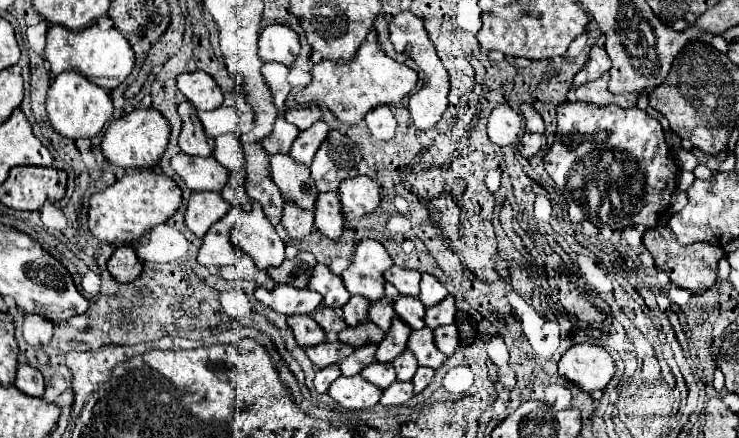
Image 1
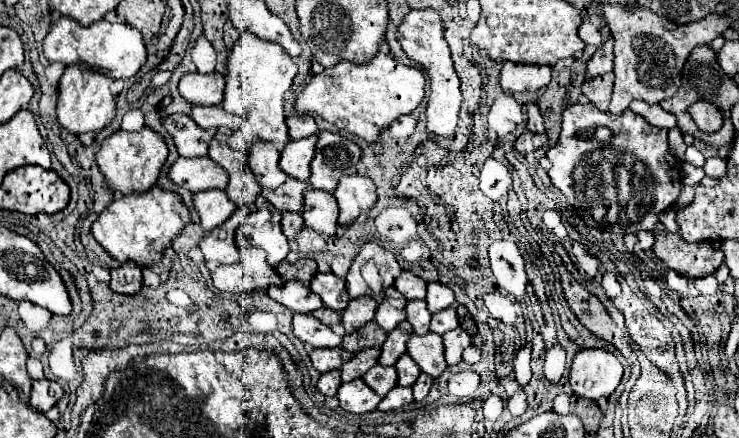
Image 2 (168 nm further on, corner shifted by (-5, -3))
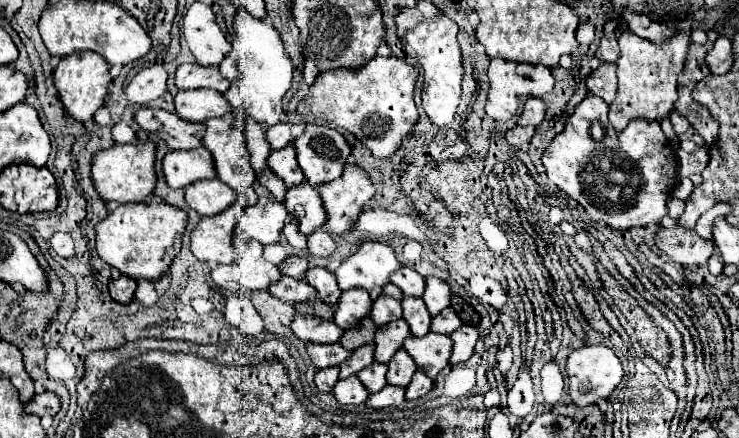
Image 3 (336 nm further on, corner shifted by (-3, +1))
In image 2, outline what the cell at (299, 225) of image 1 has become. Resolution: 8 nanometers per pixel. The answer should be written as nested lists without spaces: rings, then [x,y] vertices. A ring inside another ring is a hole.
[[[301,228],[301,232],[297,234],[295,242],[297,242],[299,250],[305,252],[305,254],[325,250],[325,240],[323,240],[317,232],[313,232],[313,230],[309,230],[309,228]]]

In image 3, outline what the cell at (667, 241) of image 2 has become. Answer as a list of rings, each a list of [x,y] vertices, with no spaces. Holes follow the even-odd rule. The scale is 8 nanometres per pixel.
[[[683,226],[675,228],[659,228],[655,234],[655,244],[663,250],[673,262],[683,266],[699,266],[707,264],[713,254],[713,242],[701,238],[695,230],[687,230]]]

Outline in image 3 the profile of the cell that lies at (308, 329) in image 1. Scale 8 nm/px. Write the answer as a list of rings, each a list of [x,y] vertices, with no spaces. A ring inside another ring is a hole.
[[[295,316],[291,330],[299,340],[317,344],[335,344],[343,334],[343,330],[335,322],[321,320],[315,316]]]

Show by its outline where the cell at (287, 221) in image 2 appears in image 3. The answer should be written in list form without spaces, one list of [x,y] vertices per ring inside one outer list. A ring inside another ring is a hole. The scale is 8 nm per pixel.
[[[289,220],[283,228],[283,234],[287,236],[287,242],[297,248],[297,250],[305,250],[307,248],[307,236],[299,232],[299,228],[295,228],[295,220]]]

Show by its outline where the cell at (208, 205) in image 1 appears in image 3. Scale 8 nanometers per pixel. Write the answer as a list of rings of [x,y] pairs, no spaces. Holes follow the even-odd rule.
[[[207,178],[189,184],[185,188],[185,200],[201,216],[215,216],[231,206],[237,196],[231,188],[227,188],[227,184],[219,182],[217,178]]]

